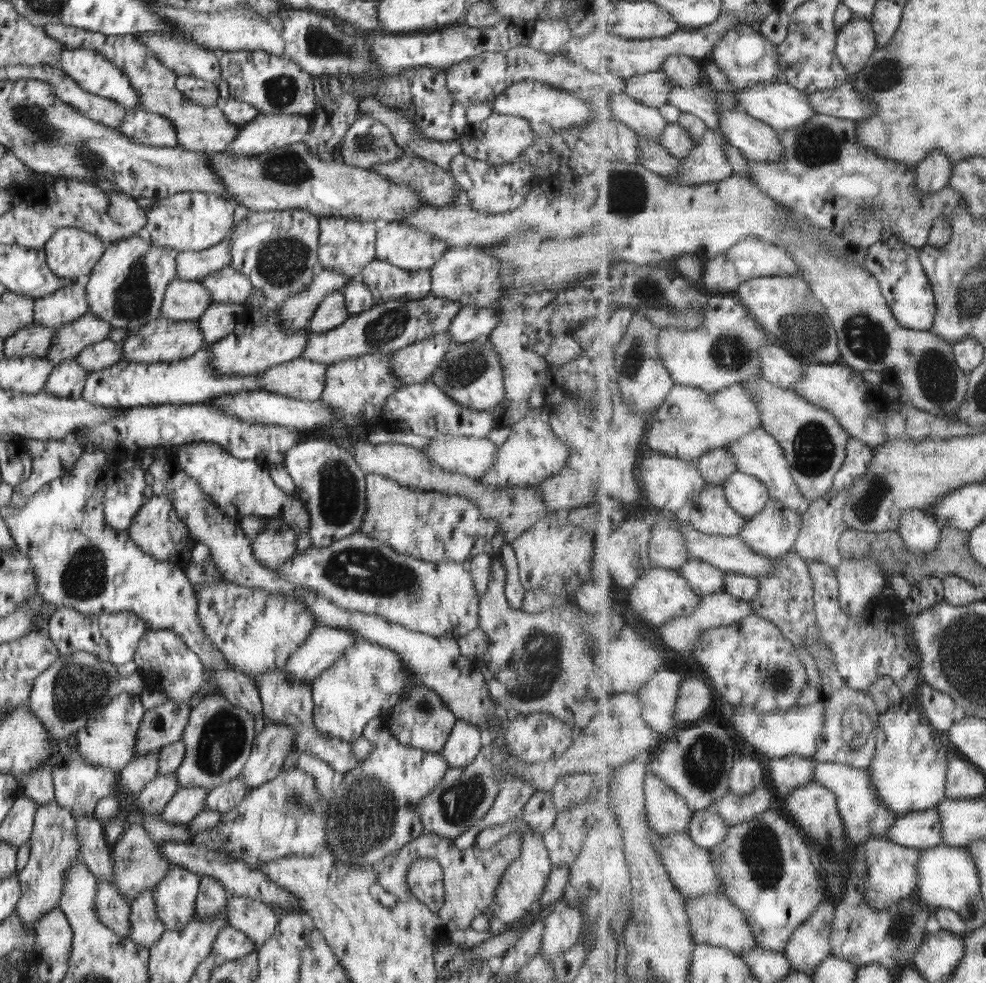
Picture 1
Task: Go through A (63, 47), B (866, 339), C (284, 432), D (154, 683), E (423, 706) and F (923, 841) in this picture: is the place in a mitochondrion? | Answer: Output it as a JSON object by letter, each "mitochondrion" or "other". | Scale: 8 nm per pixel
{"A":"other","B":"mitochondrion","C":"other","D":"other","E":"mitochondrion","F":"other"}

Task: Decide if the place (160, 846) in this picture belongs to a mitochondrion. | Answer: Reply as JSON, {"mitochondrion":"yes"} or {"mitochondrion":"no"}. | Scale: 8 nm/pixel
{"mitochondrion":"no"}

